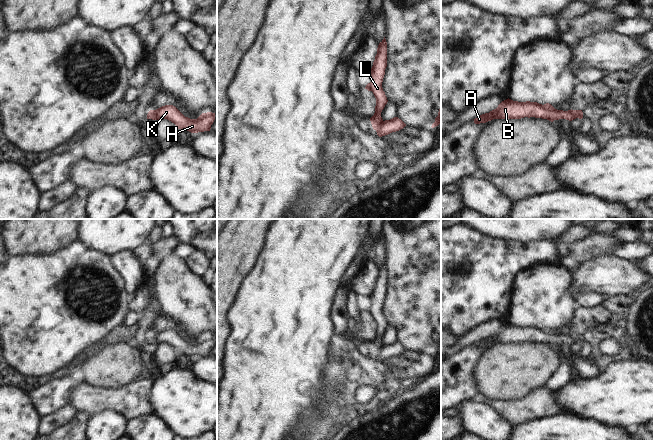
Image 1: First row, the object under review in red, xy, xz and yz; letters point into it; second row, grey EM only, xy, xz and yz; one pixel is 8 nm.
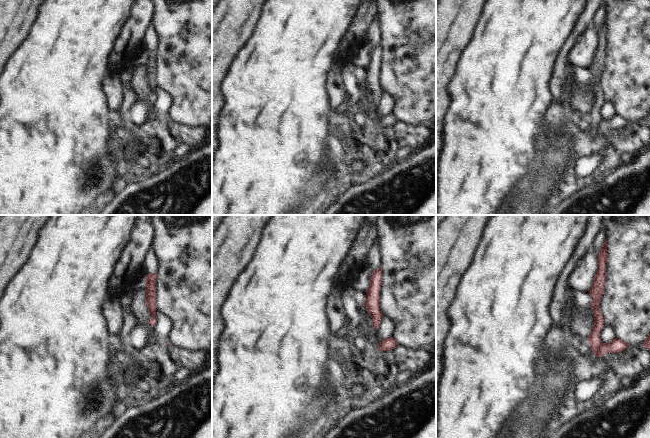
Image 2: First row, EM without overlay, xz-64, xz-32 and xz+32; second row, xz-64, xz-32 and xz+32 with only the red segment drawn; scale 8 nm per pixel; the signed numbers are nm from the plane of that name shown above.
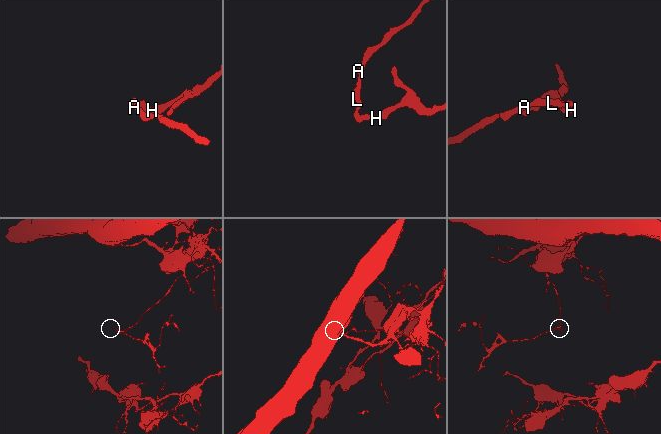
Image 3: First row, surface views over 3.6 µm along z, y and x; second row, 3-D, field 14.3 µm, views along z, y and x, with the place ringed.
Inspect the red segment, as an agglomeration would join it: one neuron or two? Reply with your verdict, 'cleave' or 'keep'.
cleave

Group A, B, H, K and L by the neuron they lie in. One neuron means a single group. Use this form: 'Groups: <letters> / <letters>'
Groups: A B L / H K.

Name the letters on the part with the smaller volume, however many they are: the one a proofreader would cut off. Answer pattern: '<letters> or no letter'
A, B, L

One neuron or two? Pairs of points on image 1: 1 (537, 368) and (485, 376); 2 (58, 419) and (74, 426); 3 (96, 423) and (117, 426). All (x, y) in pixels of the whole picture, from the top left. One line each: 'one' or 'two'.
1: one
2: two
3: one

